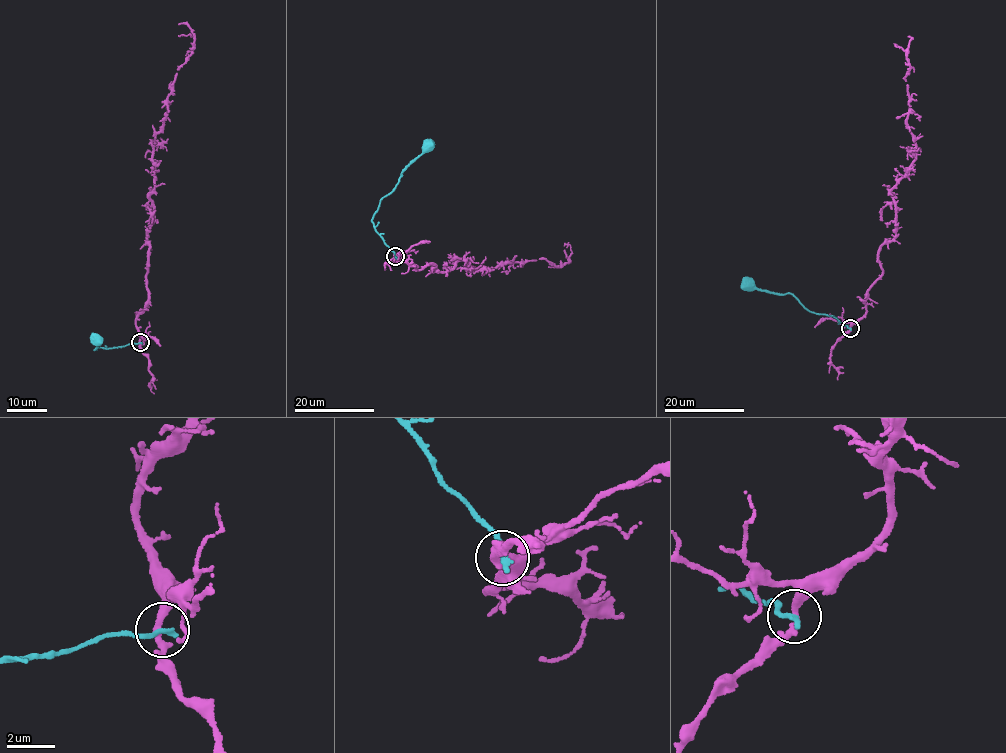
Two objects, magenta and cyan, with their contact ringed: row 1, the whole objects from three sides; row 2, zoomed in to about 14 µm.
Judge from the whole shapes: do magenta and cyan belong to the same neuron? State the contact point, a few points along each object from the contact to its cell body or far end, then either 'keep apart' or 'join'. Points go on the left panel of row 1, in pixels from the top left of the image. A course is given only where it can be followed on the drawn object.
place (140, 342); course magenta (140, 342), (136, 315), (148, 296), (154, 136), (166, 116), (174, 75), (193, 48), (193, 37), (179, 36); course cyan (140, 342), (94, 350), (97, 345), (91, 338), (92, 342), (96, 342), (94, 335); keep apart

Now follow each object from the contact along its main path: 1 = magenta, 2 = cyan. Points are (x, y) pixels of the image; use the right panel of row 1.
1: (850, 328), (882, 274), (878, 248), (896, 235), (890, 189), (915, 158), (909, 65), (899, 46)
2: (850, 328), (835, 317), (814, 313), (789, 293), (761, 290), (742, 279)

